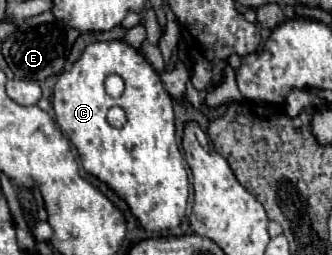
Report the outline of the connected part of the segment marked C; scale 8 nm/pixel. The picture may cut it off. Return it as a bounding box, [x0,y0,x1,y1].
[52,40,188,232]

